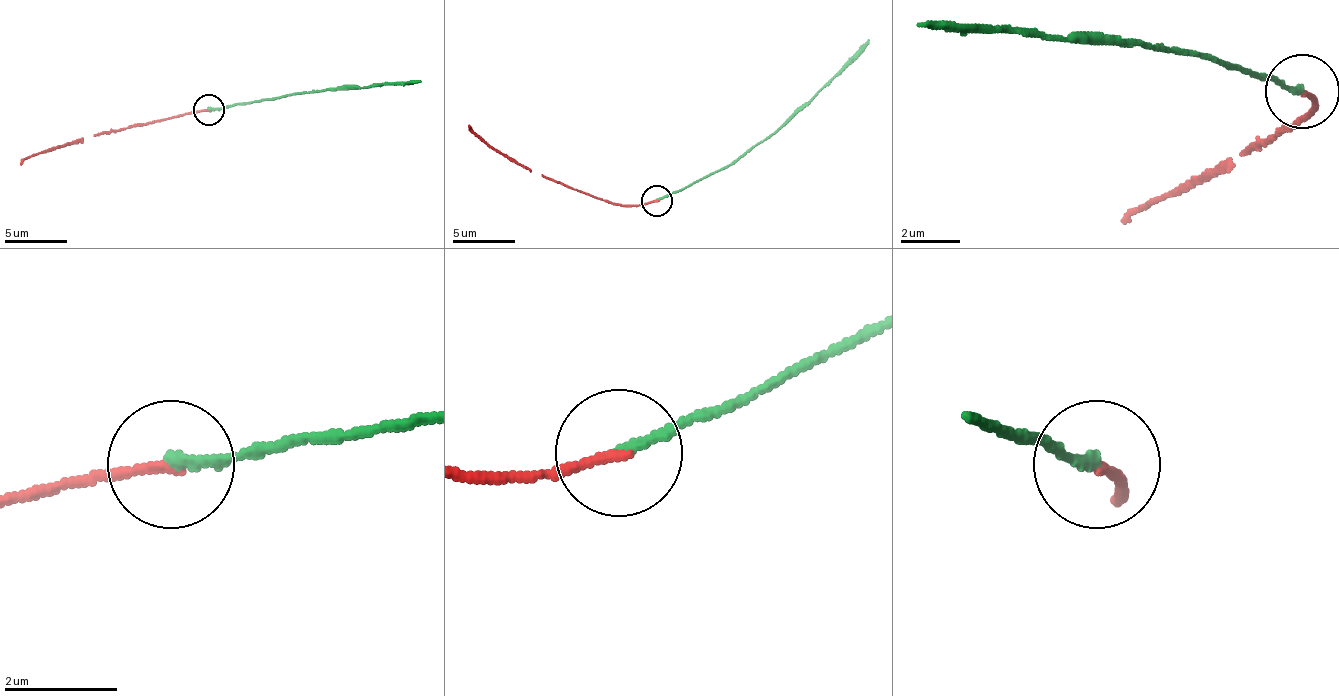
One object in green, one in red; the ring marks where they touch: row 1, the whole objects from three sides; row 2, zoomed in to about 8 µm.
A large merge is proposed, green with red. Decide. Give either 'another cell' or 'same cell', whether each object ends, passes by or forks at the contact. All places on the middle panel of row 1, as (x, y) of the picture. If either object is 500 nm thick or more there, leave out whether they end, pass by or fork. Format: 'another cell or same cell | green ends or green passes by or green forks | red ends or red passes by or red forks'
same cell | green ends | red ends

